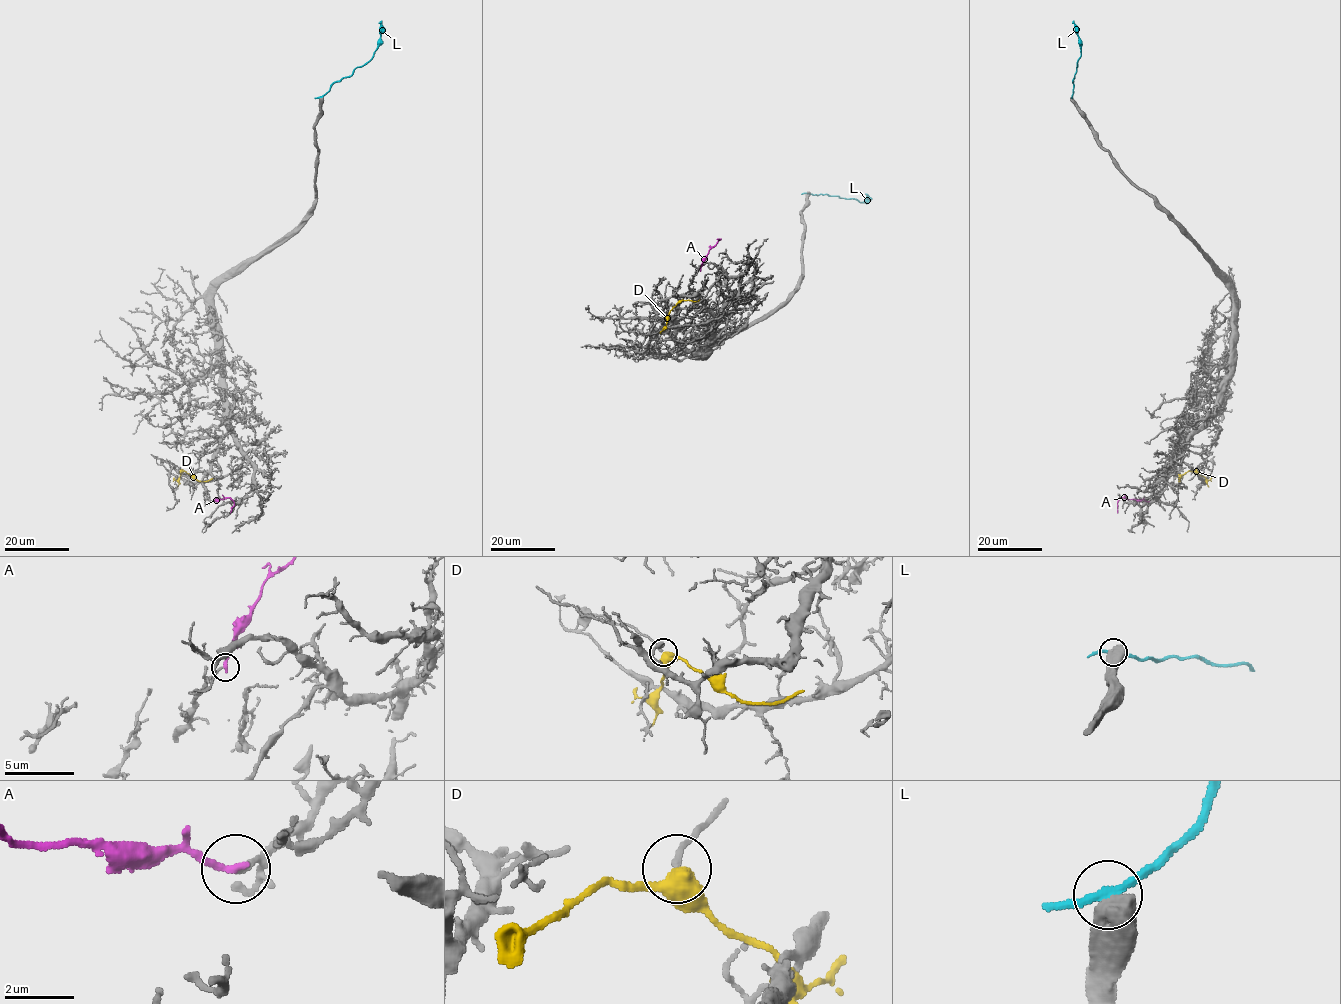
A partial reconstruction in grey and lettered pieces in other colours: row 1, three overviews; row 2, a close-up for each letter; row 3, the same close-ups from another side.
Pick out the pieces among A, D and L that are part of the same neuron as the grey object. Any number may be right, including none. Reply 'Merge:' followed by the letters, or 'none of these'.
Merge: D

